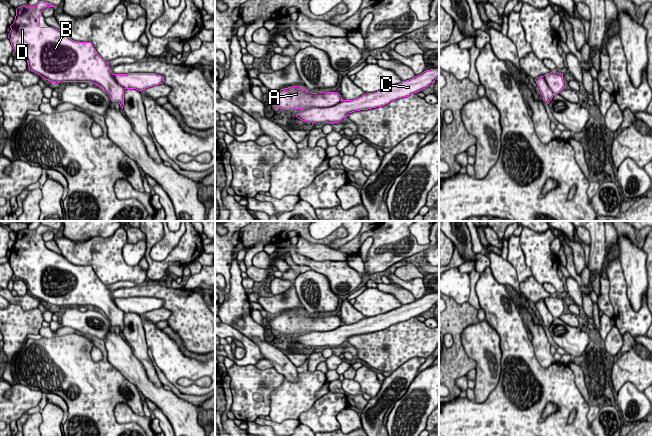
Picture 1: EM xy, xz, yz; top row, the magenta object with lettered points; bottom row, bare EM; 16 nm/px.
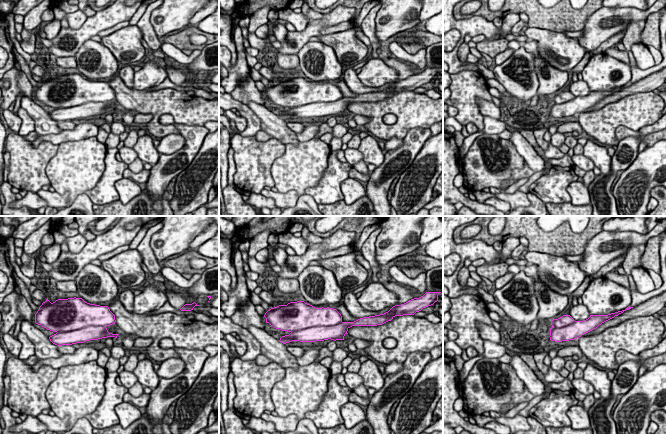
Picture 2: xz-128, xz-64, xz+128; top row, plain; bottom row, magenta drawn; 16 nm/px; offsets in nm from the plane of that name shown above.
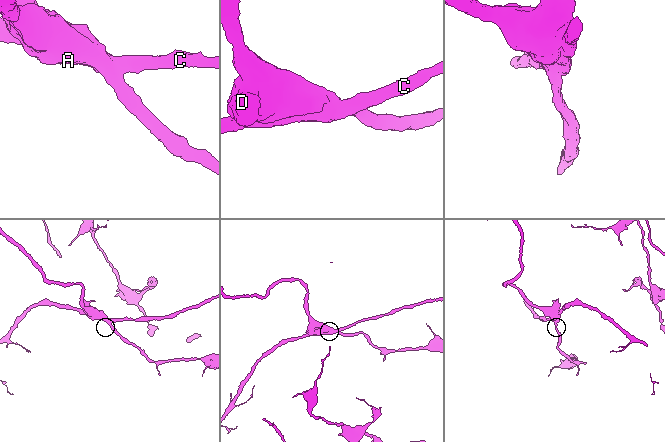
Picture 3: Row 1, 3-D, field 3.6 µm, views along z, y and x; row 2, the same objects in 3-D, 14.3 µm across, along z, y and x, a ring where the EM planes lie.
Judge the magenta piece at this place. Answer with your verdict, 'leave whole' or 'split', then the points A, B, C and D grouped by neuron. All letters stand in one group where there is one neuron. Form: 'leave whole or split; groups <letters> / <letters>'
leave whole; groups A B C D

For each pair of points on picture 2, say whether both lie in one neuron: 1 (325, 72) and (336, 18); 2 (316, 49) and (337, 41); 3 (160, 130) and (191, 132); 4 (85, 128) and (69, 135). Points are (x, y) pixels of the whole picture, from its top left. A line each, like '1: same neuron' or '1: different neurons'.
1: different neurons
2: different neurons
3: different neurons
4: same neuron

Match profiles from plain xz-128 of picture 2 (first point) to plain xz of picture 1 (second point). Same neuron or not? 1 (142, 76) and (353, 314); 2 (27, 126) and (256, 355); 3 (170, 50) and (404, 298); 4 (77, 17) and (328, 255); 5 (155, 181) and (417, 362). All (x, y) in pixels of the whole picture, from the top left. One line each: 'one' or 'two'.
1: two
2: one
3: two
4: two
5: one

